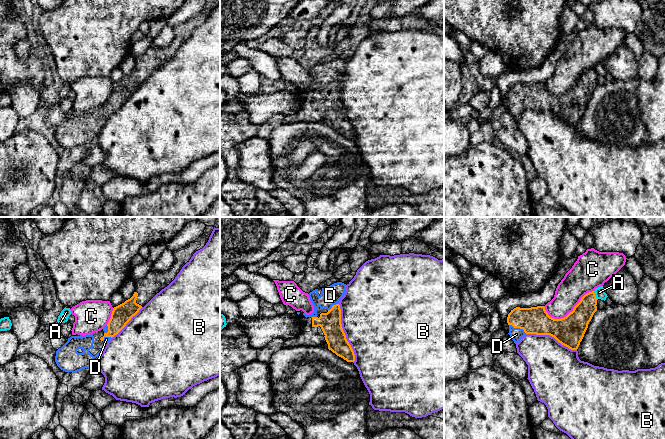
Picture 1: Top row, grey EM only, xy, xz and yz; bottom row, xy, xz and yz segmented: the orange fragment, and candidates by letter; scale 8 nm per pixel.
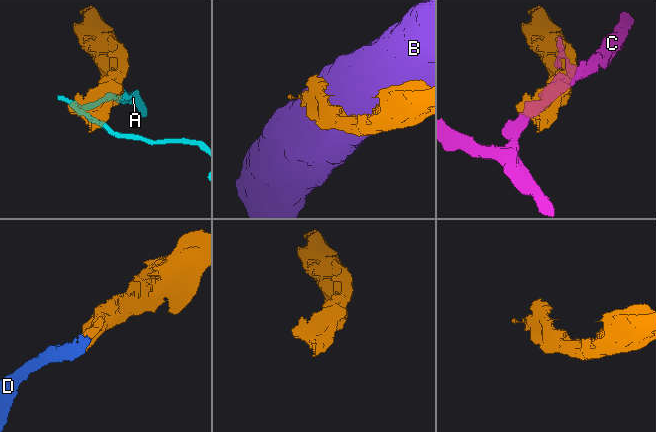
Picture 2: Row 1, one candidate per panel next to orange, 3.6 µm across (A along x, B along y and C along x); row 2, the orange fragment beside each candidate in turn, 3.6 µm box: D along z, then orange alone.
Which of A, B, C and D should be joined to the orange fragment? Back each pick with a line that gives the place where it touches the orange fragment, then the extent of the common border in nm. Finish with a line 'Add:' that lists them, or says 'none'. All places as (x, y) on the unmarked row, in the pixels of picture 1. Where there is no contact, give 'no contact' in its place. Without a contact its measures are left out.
D: yz (518, 103) | 160 nm
Add: D

